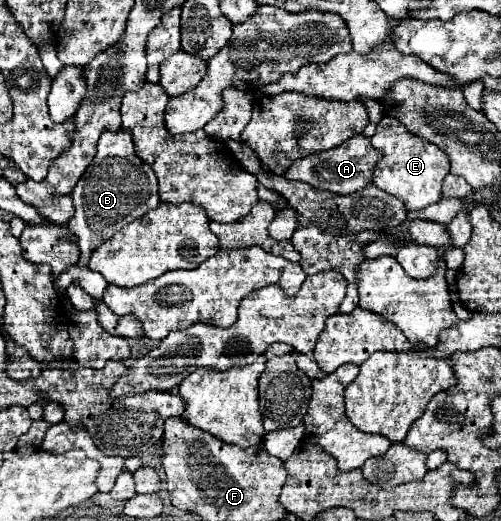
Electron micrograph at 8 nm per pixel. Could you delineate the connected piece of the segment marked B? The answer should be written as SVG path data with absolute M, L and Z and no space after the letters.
M122 127L118 131L102 133L98 141L98 153L88 165L86 173L76 183L70 193L74 201L74 217L68 221L70 233L78 239L80 261L78 265L88 265L90 253L104 241L108 241L116 231L126 227L130 221L142 217L150 209L160 205L156 175L144 161L138 161L134 153L134 143L130 133Z

